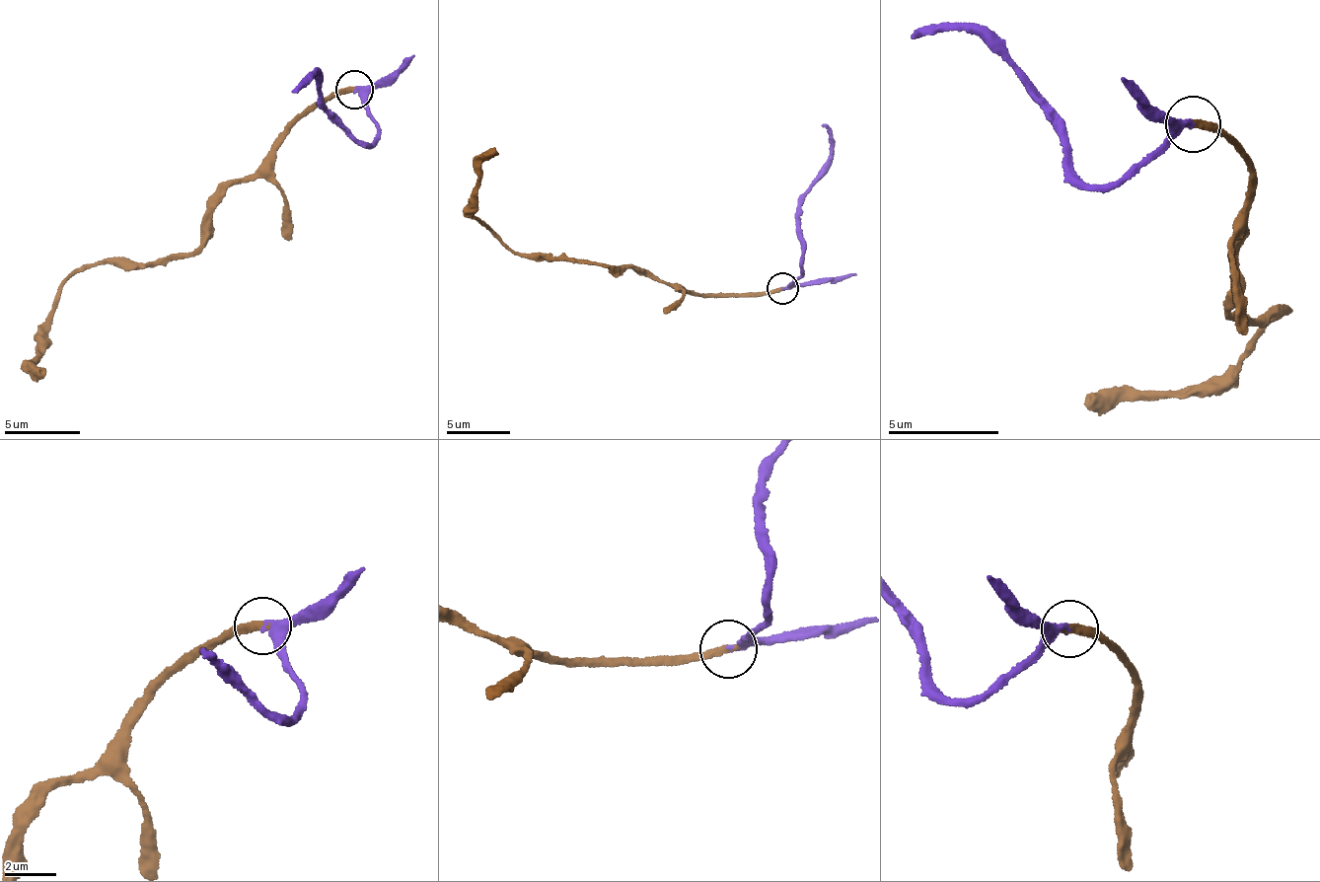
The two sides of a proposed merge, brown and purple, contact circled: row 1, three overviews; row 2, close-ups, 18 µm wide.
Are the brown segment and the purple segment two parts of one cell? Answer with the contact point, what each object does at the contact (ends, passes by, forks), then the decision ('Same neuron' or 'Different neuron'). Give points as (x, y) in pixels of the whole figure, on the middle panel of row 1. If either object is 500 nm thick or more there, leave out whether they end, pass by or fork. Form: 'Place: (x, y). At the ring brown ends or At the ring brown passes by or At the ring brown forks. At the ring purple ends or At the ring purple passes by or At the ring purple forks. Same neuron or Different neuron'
Place: (782, 288). At the ring brown ends. At the ring purple ends. Same neuron

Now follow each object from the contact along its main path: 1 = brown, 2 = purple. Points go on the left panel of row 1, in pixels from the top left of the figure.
1: (353, 90), (330, 93), (223, 193), (190, 254), (98, 261), (65, 283), (28, 360), (39, 377)
2: (353, 90), (363, 92), (378, 136), (366, 145), (327, 108), (313, 73), (299, 80), (291, 93)

